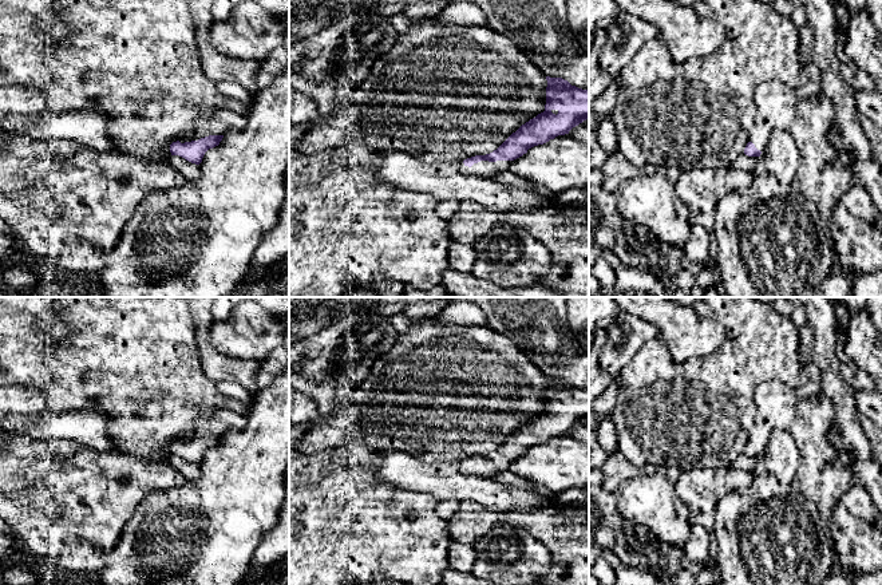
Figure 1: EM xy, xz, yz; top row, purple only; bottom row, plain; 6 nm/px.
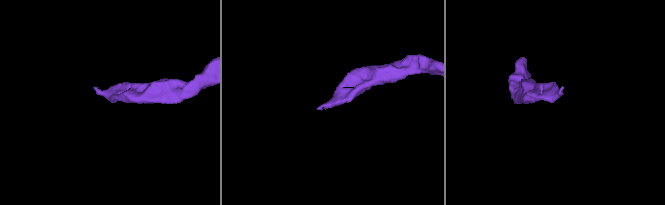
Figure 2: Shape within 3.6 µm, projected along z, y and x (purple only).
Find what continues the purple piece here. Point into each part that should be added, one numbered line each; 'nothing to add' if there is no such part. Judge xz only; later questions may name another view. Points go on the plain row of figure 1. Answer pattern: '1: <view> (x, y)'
1: xz (487, 469)

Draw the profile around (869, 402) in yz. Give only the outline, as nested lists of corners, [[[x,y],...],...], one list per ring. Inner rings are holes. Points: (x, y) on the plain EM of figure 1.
[[[877,390],[855,391],[858,411],[865,414],[873,423],[882,430],[882,395]]]

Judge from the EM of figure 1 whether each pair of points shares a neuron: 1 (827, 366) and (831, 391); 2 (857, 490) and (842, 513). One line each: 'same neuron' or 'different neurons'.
1: same neuron
2: different neurons

